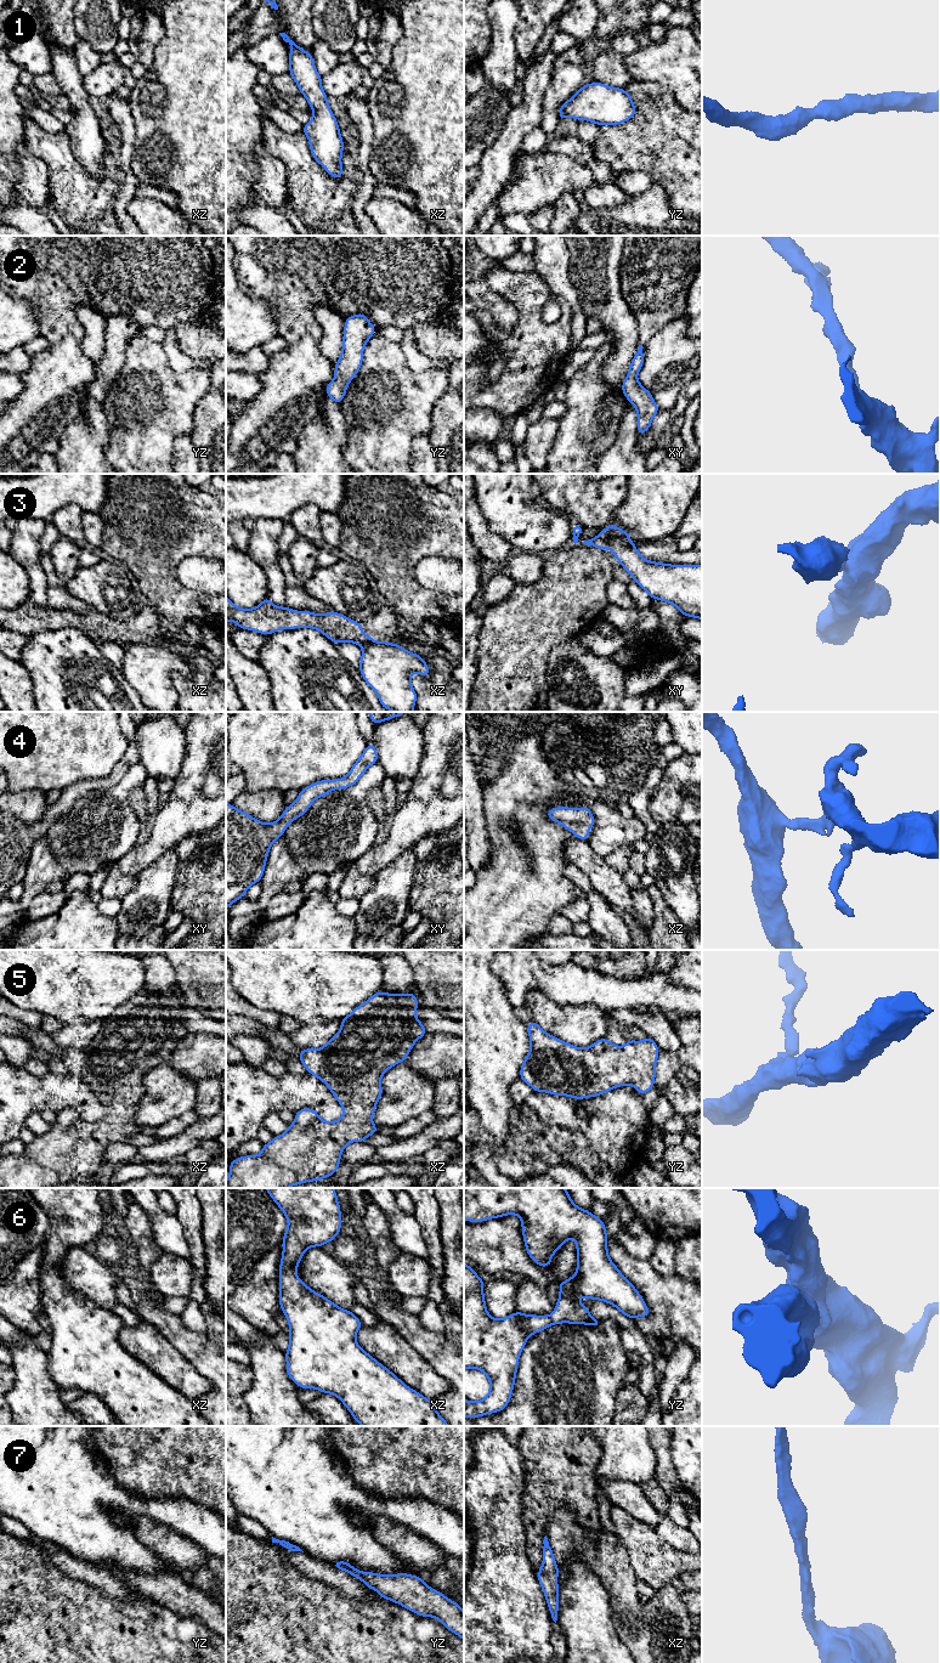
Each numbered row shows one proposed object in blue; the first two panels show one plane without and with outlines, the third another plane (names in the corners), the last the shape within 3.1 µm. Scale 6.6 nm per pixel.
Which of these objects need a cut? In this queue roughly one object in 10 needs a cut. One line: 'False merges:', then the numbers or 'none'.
False merges: 3

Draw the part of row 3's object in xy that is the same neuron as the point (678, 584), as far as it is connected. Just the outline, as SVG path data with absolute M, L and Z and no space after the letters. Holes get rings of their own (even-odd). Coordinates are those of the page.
M610 524L607 548L651 599L678 607L683 616L702 620L702 566L670 565L644 559L625 531Z

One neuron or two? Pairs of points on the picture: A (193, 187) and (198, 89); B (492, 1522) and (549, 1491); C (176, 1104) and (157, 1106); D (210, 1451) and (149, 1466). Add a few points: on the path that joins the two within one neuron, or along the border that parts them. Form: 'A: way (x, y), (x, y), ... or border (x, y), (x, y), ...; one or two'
A: way (198, 163), (198, 113); one
B: border (521, 1464), (525, 1492); two
C: way (171, 1104), (162, 1104); one
D: way (196, 1451), (164, 1453); one

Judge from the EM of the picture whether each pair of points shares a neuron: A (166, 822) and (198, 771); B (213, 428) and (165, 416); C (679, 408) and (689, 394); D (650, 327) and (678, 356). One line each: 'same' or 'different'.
A: same
B: different
C: same
D: different

